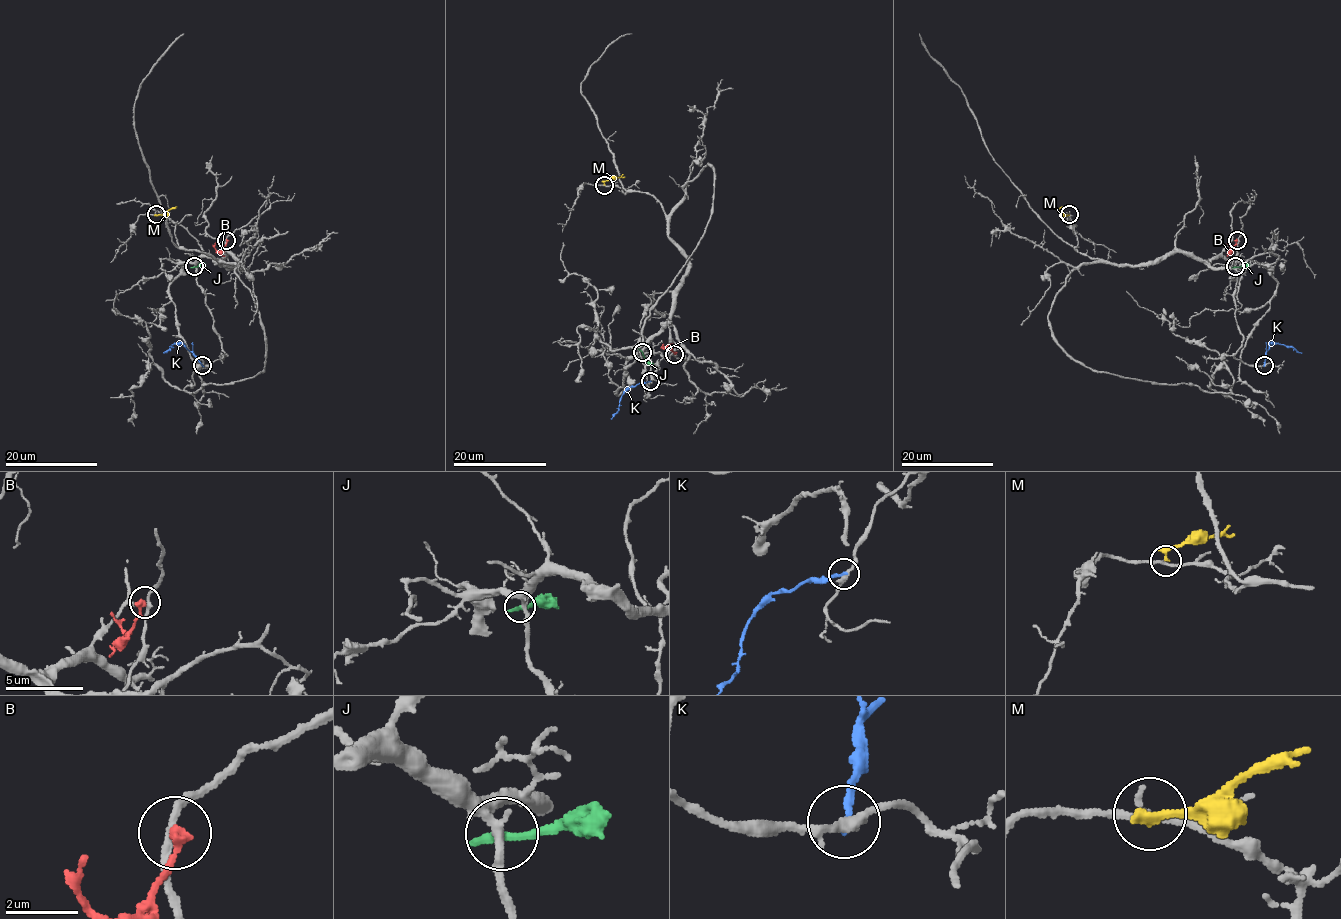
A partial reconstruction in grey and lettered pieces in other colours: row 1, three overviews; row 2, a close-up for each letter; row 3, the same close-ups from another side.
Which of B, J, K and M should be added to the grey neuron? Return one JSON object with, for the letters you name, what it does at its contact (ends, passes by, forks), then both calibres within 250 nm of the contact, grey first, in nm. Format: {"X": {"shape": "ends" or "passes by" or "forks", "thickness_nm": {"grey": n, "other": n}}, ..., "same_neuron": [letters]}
{"same_neuron": []}

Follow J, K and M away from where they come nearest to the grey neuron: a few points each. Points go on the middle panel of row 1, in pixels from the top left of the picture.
J: (642, 353), (653, 367)
K: (650, 381), (630, 387), (622, 396), (618, 411), (610, 418)
M: (604, 185), (610, 179), (624, 177)

